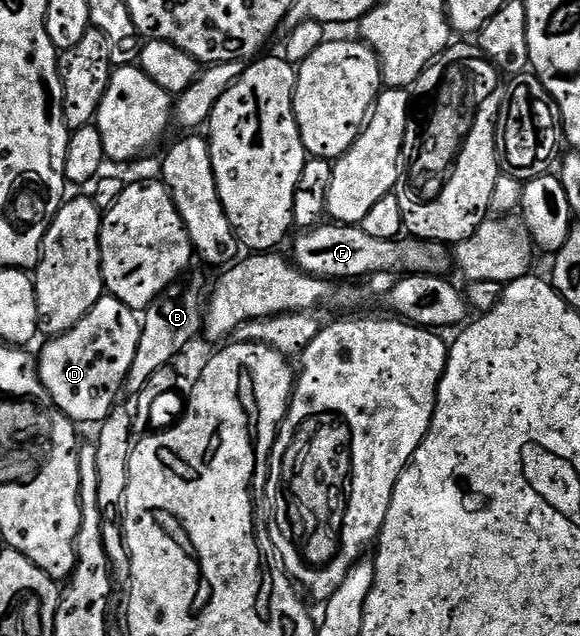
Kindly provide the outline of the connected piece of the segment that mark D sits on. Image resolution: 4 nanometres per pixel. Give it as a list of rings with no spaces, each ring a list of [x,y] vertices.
[[[104,296],[97,300],[95,307],[76,326],[69,328],[69,332],[54,335],[47,340],[43,351],[37,354],[39,379],[41,384],[45,384],[49,396],[57,404],[57,408],[61,408],[61,412],[65,412],[65,416],[69,416],[71,421],[76,424],[82,424],[82,422],[102,424],[106,421],[124,393],[142,332],[143,323],[136,311],[121,304],[121,300]]]

